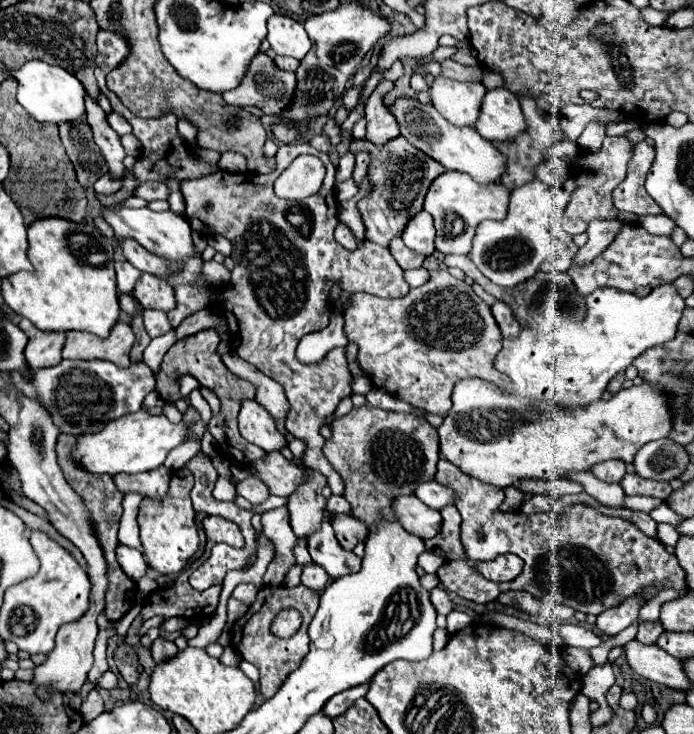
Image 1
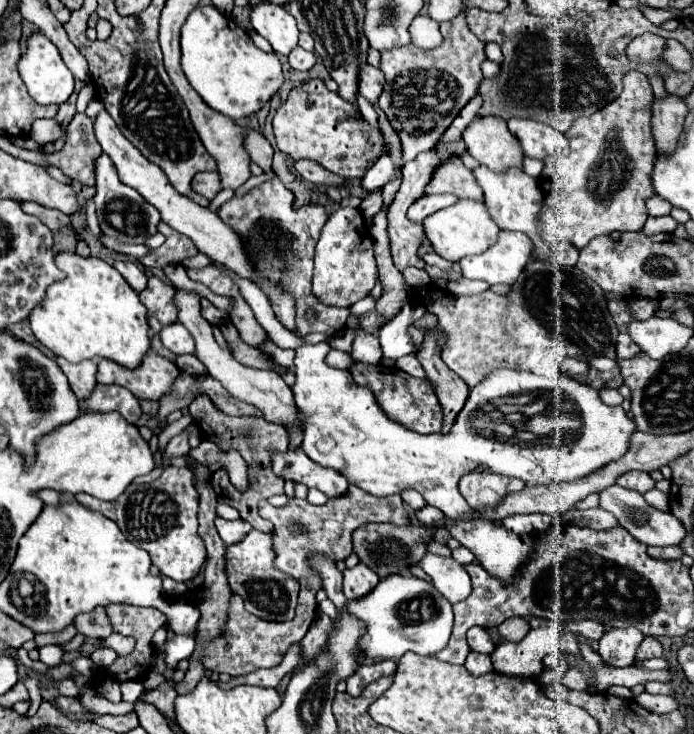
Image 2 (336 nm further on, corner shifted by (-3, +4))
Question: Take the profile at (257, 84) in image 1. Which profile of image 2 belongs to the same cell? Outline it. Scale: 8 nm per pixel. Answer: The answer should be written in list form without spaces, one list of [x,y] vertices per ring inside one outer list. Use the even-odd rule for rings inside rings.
[[[309,79],[299,87],[293,87],[289,97],[277,109],[273,117],[273,131],[277,147],[293,159],[313,159],[327,171],[345,179],[363,177],[371,167],[371,159],[377,159],[383,151],[385,139],[379,129],[355,119],[351,103],[325,87],[321,79]]]

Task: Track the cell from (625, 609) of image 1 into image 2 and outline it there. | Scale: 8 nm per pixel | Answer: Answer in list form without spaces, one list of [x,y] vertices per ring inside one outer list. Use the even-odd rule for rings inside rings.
[[[635,627],[627,629],[611,629],[599,639],[599,655],[611,667],[629,667],[633,665],[635,651],[639,643],[645,639]]]

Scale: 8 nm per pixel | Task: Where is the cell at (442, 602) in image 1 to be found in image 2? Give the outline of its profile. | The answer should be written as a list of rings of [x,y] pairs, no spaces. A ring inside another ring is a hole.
[[[477,625],[467,631],[467,641],[469,641],[469,647],[477,653],[491,653],[495,649],[495,645],[489,639],[489,635],[485,633],[485,629],[481,629]]]

